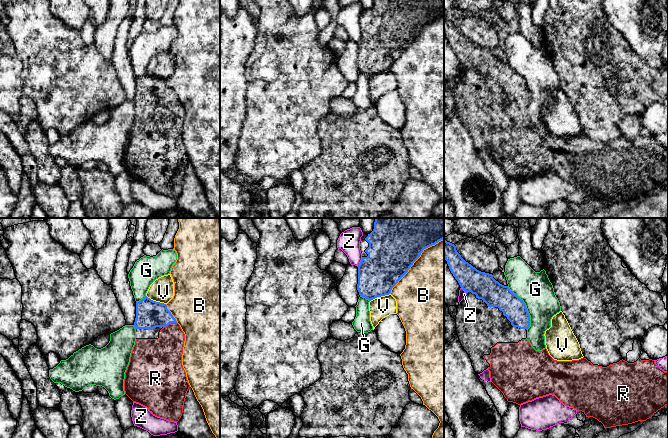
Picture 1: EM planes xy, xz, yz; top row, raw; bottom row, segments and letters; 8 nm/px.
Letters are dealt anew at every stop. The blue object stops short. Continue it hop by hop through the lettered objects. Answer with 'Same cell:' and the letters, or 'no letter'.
Same cell: R

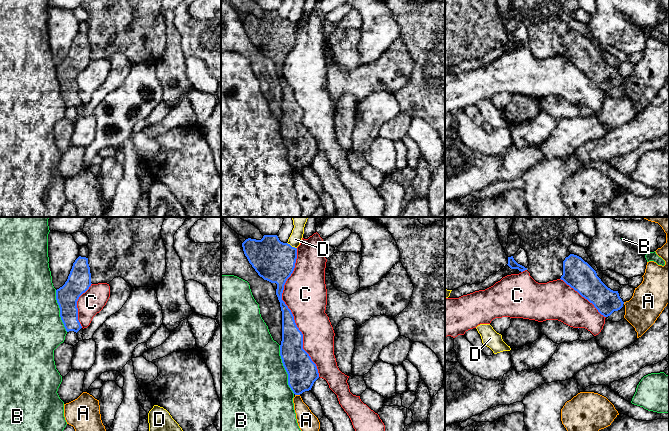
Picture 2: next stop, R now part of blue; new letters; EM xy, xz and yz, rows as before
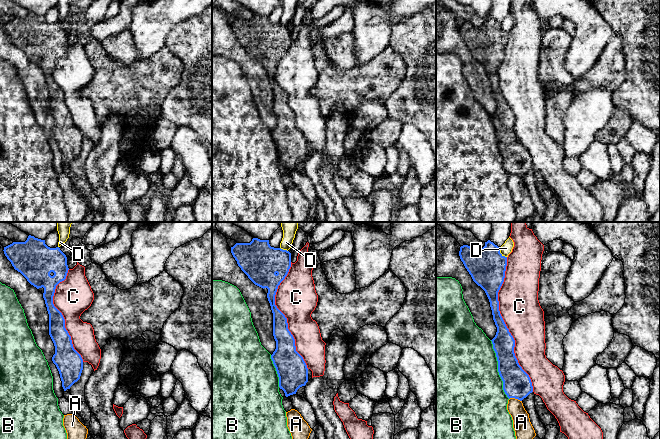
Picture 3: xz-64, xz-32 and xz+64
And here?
Same cell: no letter

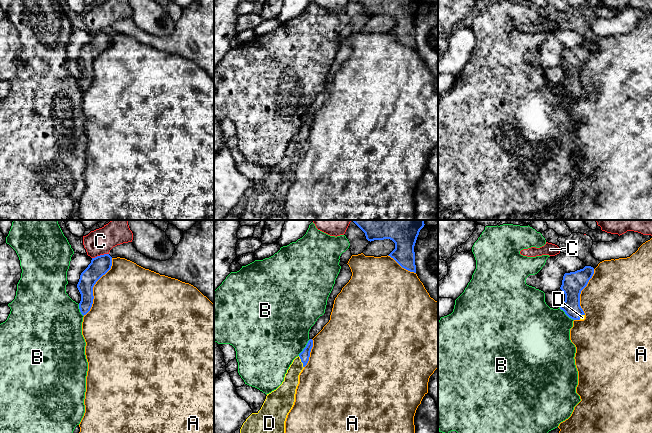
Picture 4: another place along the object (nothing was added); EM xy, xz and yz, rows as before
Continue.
Same cell: D

